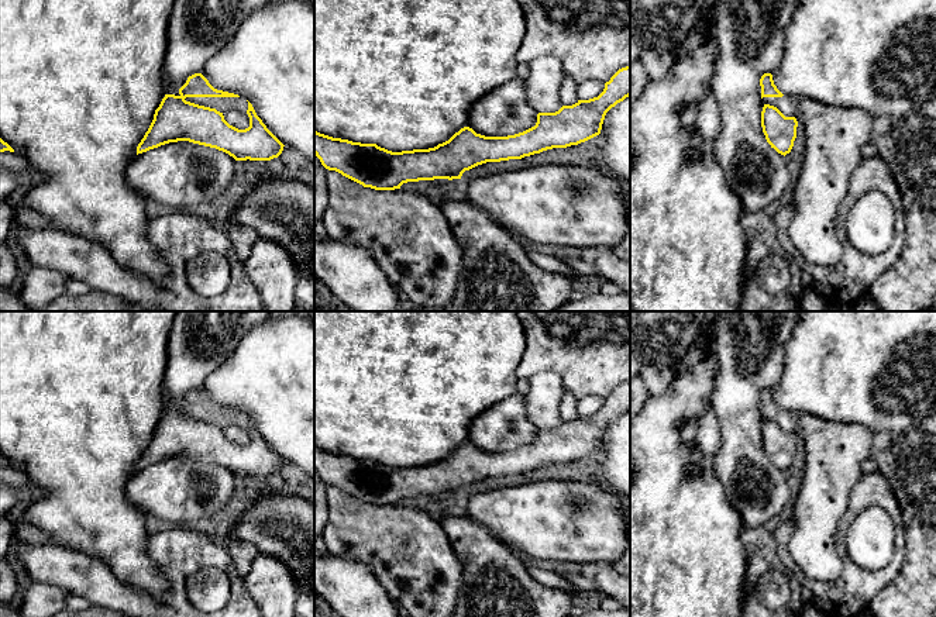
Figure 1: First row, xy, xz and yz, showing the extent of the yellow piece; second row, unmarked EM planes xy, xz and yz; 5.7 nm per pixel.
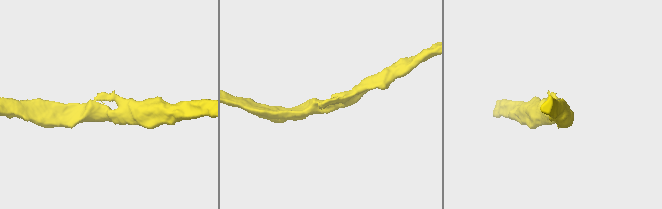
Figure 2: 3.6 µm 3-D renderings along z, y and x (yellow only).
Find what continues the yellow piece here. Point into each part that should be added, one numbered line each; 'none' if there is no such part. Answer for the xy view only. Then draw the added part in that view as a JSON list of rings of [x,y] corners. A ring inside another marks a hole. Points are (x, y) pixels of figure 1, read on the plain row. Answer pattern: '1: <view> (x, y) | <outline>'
1: xy (222, 420) | [[[186,413],[186,417],[216,424],[220,428],[230,425],[245,427],[248,425],[248,417],[244,413]]]

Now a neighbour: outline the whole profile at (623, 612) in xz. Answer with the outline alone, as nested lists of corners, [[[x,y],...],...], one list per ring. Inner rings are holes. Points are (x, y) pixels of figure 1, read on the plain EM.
[[[620,607],[619,610],[609,611],[602,609],[582,609],[574,610],[568,617],[630,617],[630,607]]]

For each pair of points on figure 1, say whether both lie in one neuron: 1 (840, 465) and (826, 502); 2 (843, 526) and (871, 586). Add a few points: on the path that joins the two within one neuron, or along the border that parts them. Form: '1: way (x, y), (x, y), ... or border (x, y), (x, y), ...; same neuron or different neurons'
1: way (832, 474), (826, 482), (826, 493); same neuron
2: way (842, 541), (842, 551), (856, 572); same neuron

